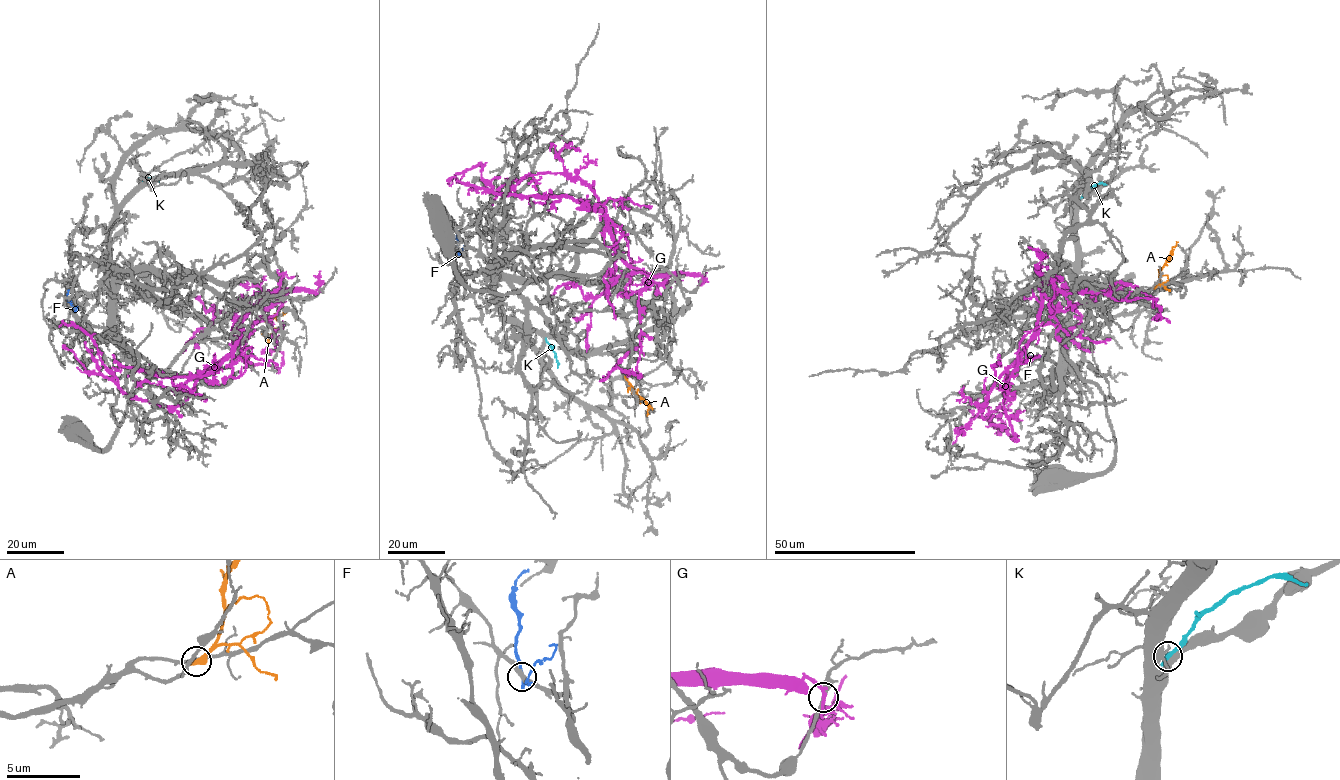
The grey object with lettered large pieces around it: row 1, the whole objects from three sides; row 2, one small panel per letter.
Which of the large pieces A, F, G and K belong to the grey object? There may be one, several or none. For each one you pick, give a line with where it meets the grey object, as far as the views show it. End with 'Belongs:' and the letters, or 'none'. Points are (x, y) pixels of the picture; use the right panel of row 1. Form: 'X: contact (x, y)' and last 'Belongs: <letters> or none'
Belongs: none

